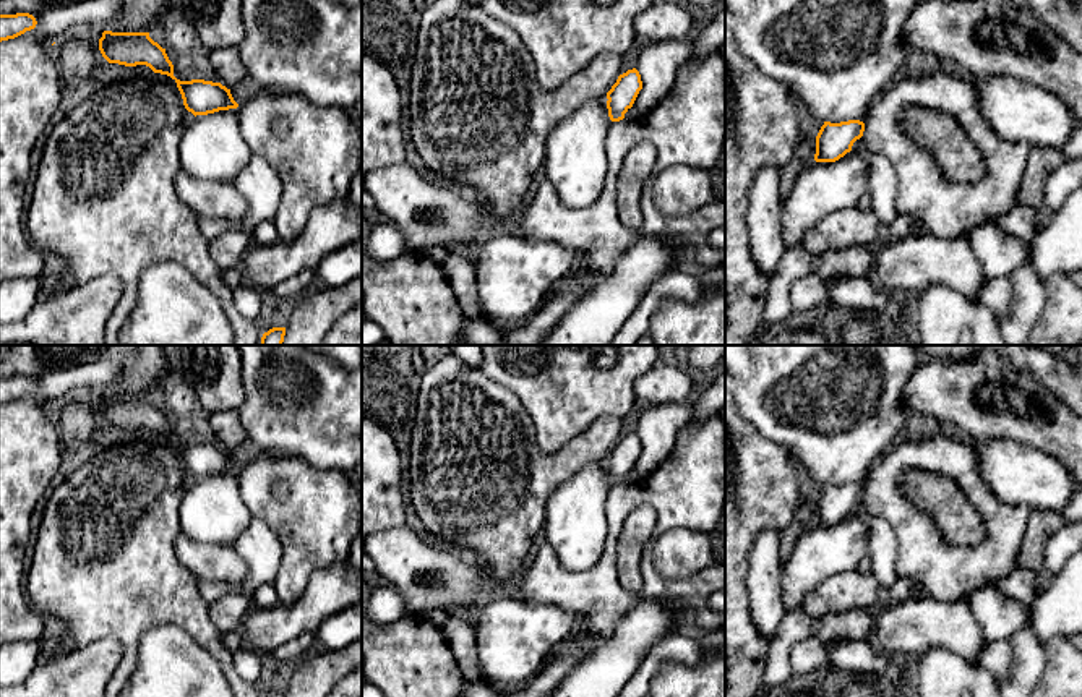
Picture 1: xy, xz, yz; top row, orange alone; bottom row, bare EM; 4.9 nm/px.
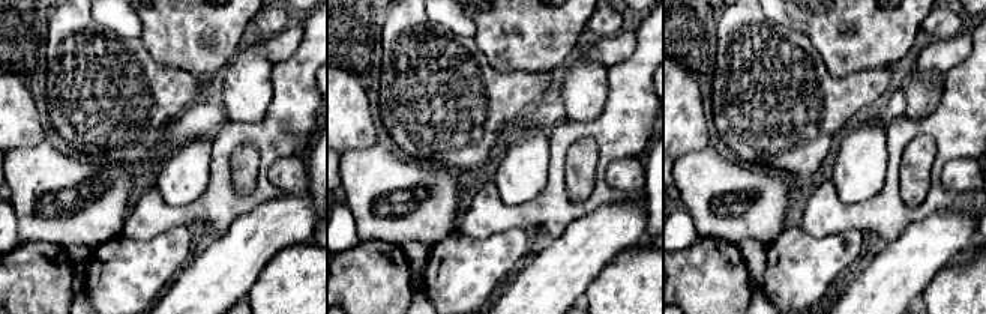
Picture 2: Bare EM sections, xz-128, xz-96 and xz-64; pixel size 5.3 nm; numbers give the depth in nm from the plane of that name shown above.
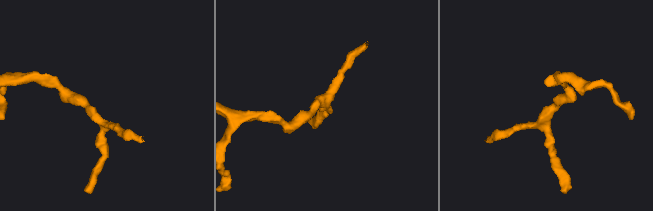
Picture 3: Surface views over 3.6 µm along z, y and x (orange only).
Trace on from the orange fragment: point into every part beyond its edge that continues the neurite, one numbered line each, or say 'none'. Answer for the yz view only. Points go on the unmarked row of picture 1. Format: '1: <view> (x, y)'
none

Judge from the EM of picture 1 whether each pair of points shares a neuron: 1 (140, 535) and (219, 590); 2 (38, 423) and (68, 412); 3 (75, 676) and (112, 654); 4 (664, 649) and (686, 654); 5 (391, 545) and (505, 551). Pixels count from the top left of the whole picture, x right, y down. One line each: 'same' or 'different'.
1: different
2: different
3: same
4: same
5: different

